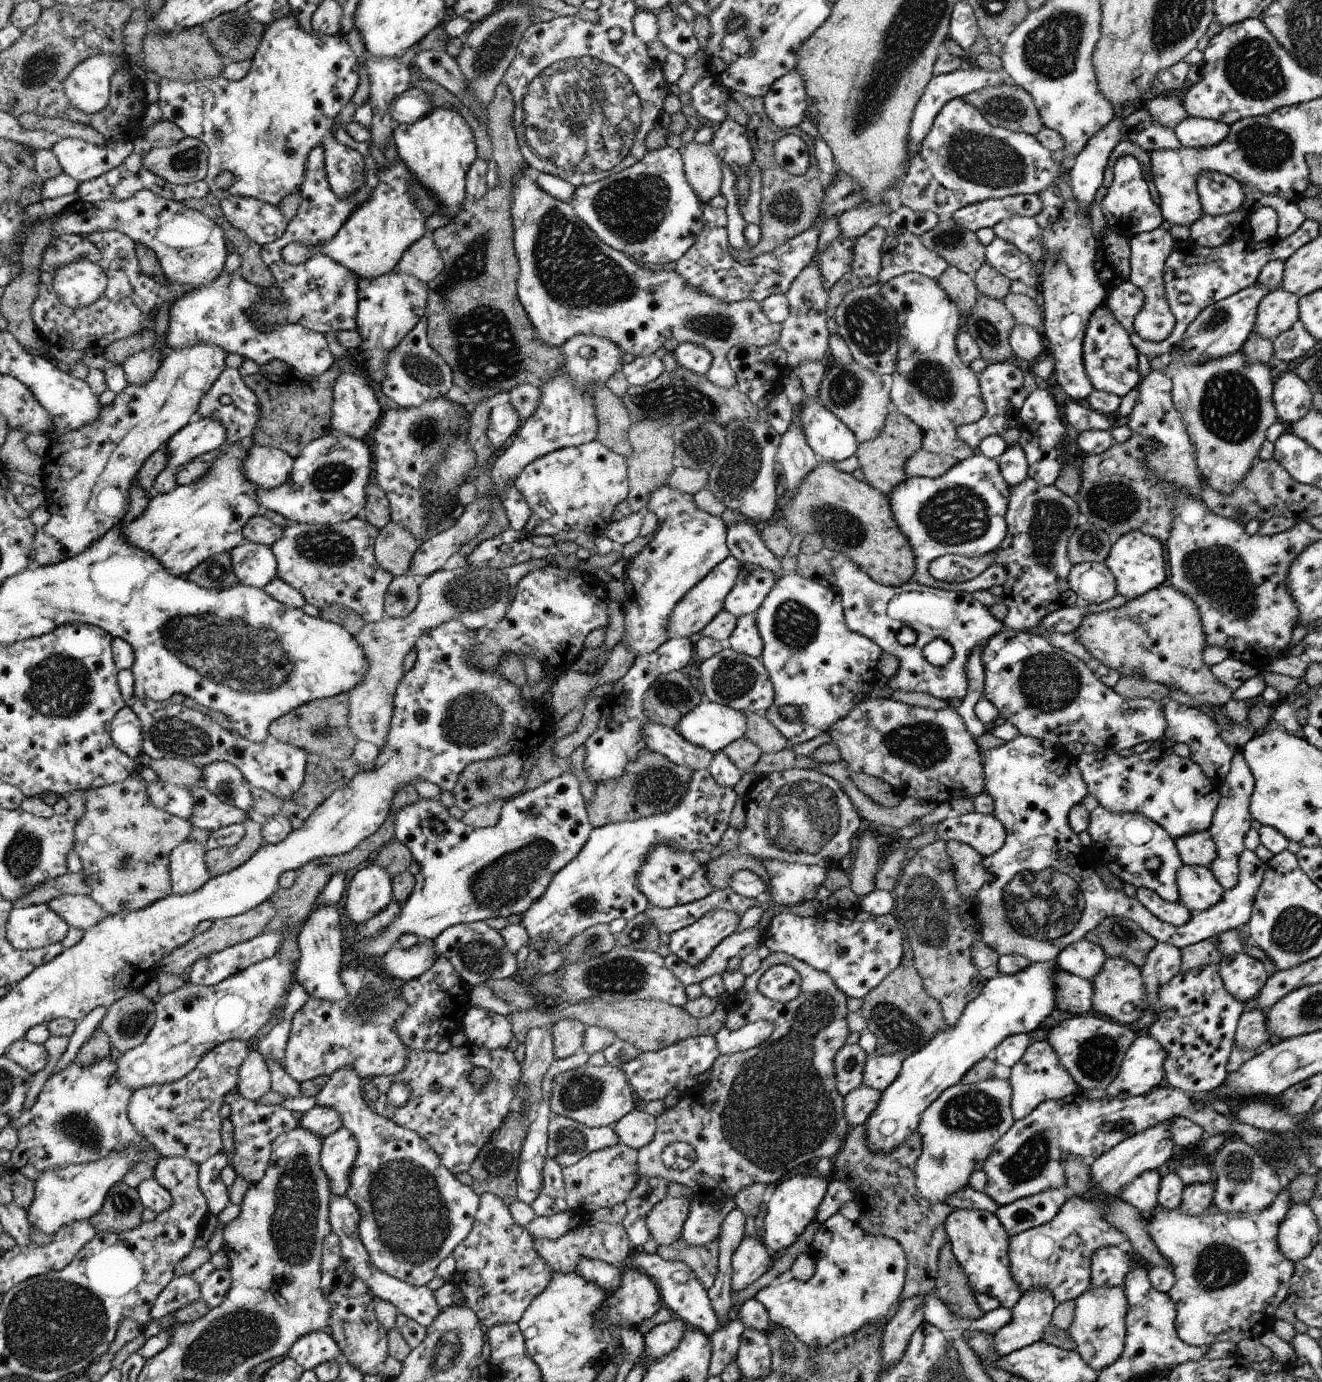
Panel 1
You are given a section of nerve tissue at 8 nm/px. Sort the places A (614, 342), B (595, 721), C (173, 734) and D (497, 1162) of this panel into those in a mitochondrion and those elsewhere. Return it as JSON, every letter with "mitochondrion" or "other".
{"A":"other","B":"other","C":"mitochondrion","D":"mitochondrion"}

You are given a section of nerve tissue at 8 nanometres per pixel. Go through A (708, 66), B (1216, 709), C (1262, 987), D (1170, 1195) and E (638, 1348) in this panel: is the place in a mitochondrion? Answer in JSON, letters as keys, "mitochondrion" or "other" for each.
{"A":"other","B":"other","C":"other","D":"other","E":"other"}

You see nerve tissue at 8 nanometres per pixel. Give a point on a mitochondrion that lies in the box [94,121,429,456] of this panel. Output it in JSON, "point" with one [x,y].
{"point":[187,159]}

